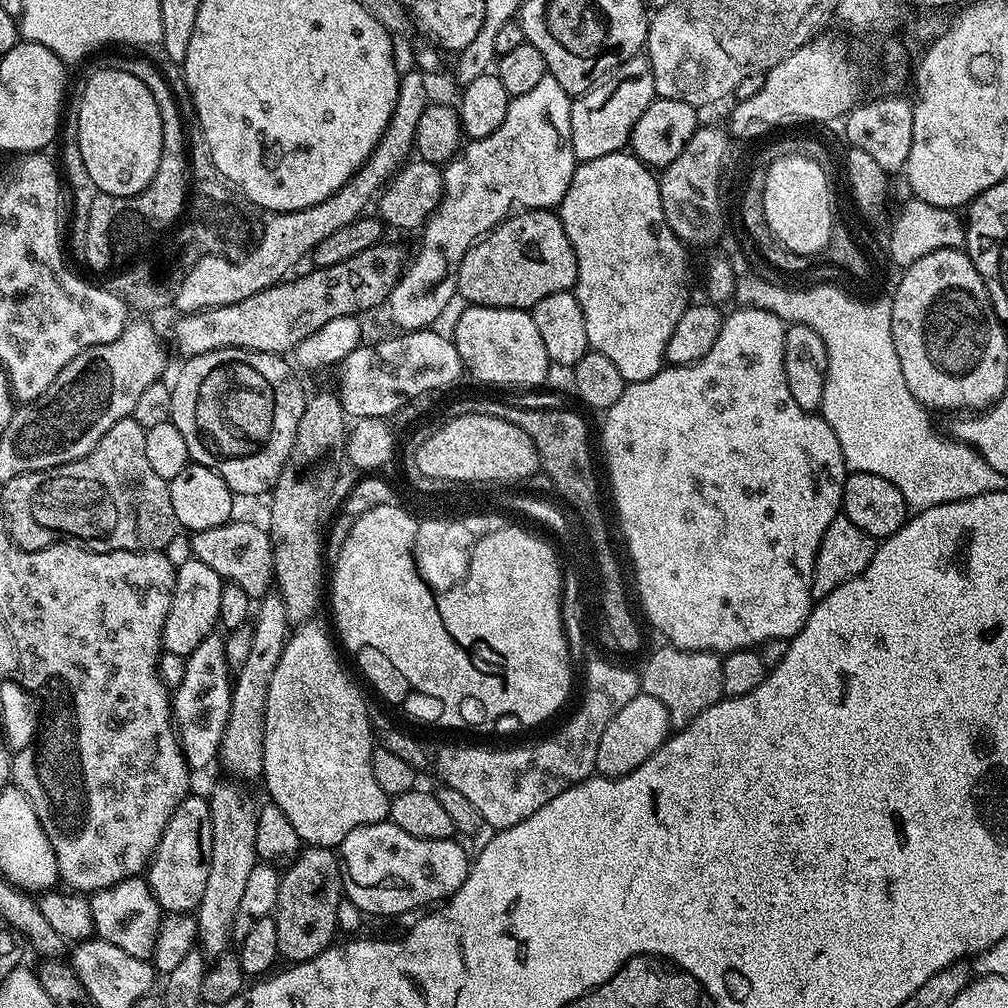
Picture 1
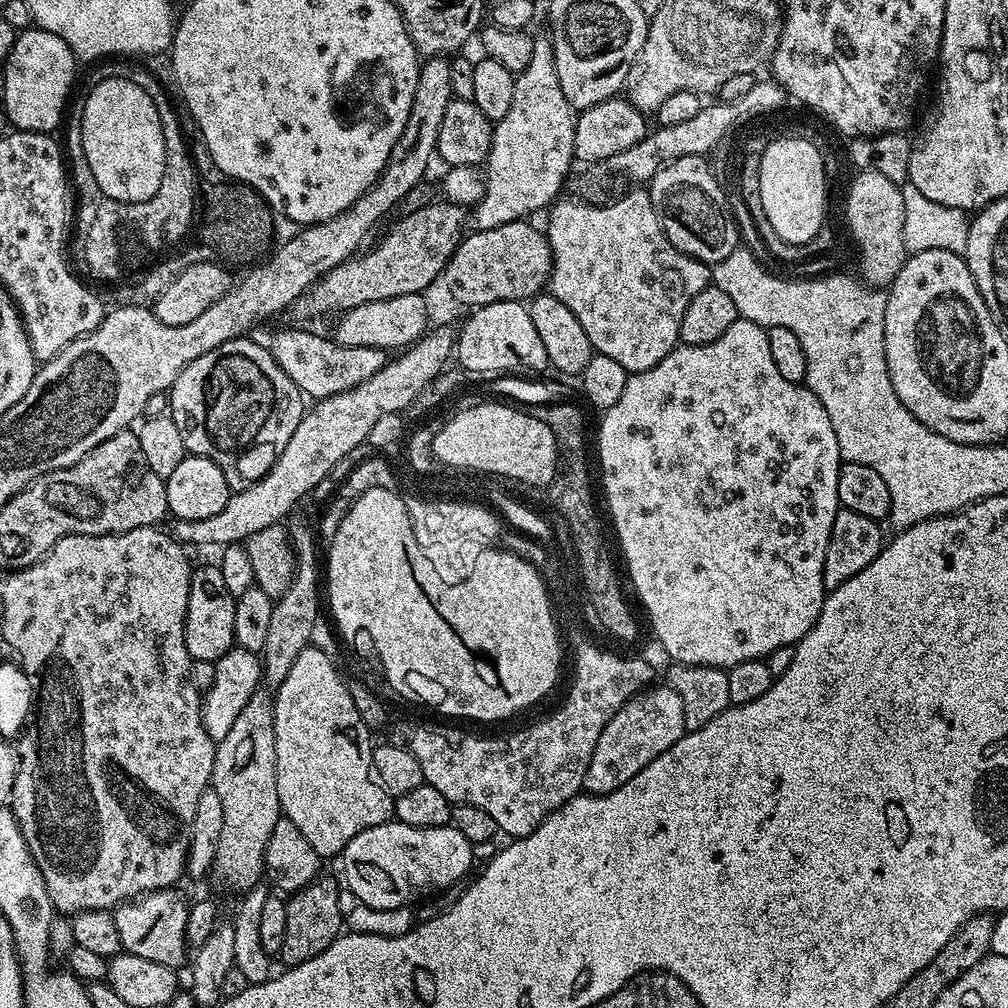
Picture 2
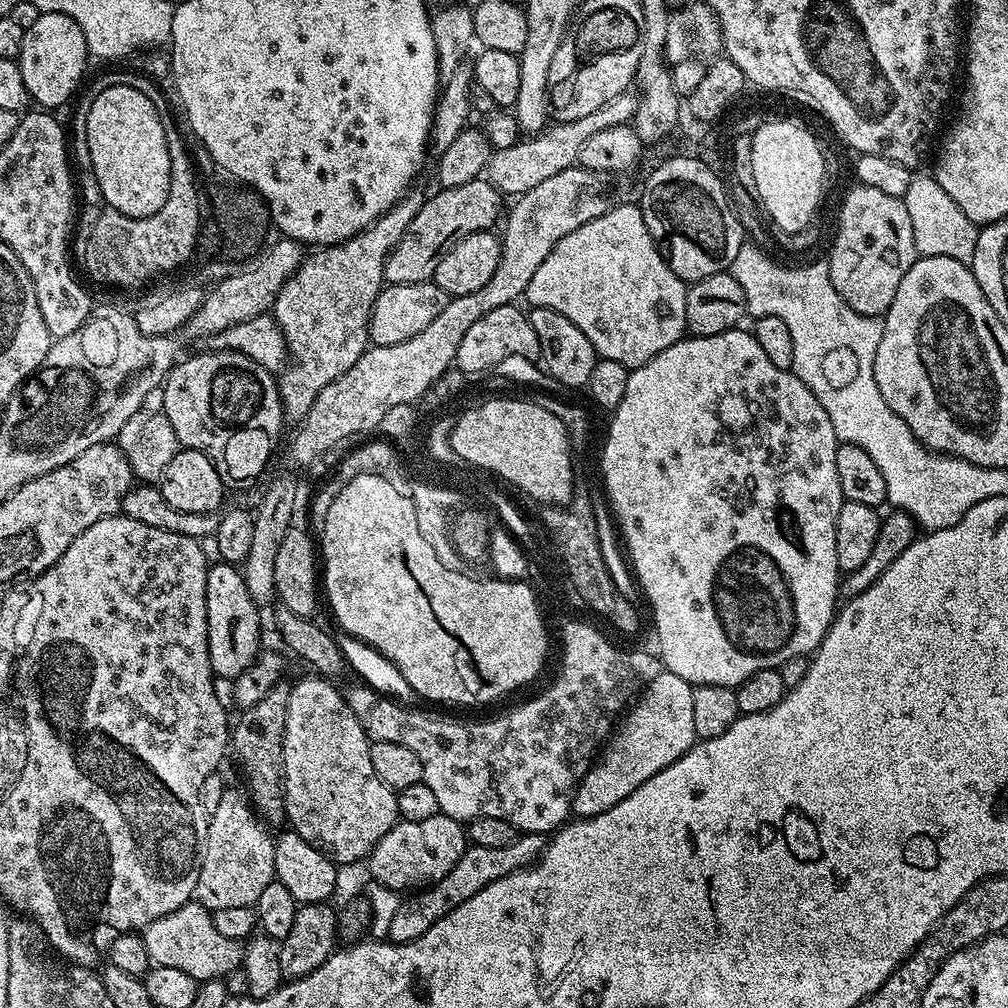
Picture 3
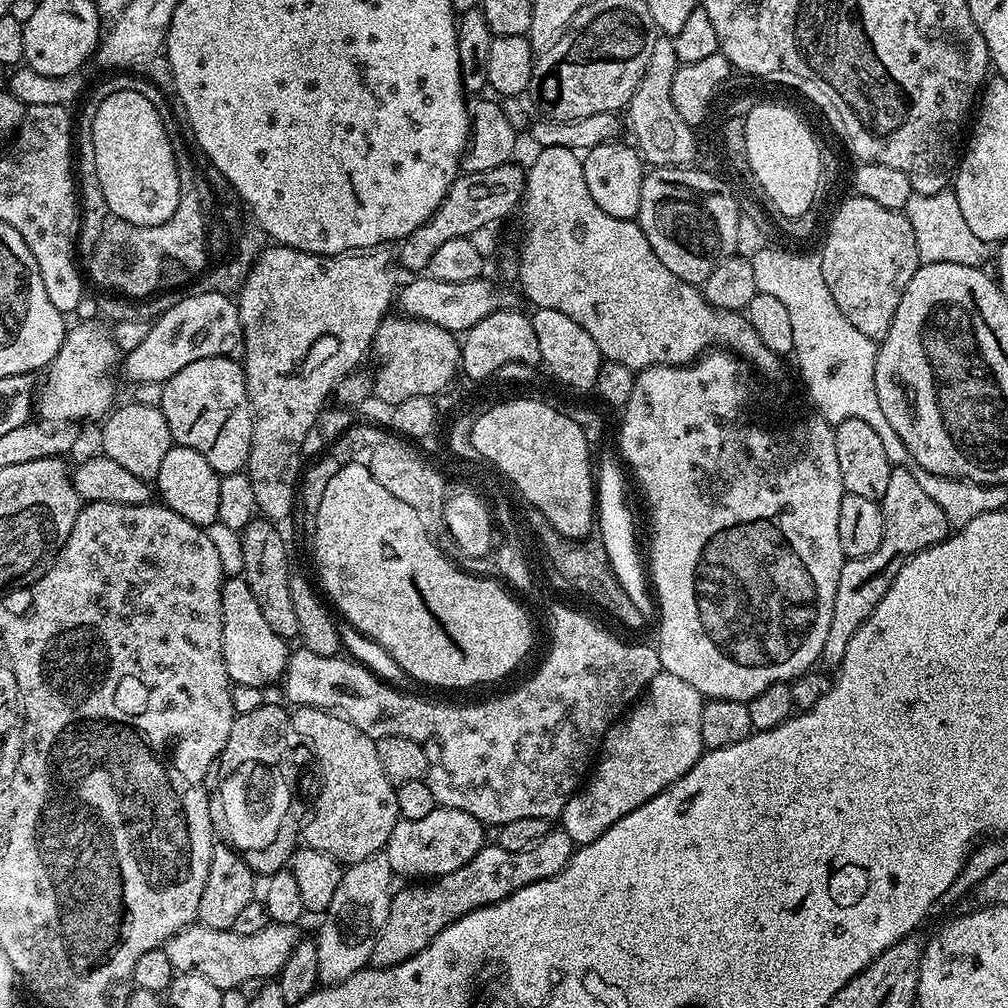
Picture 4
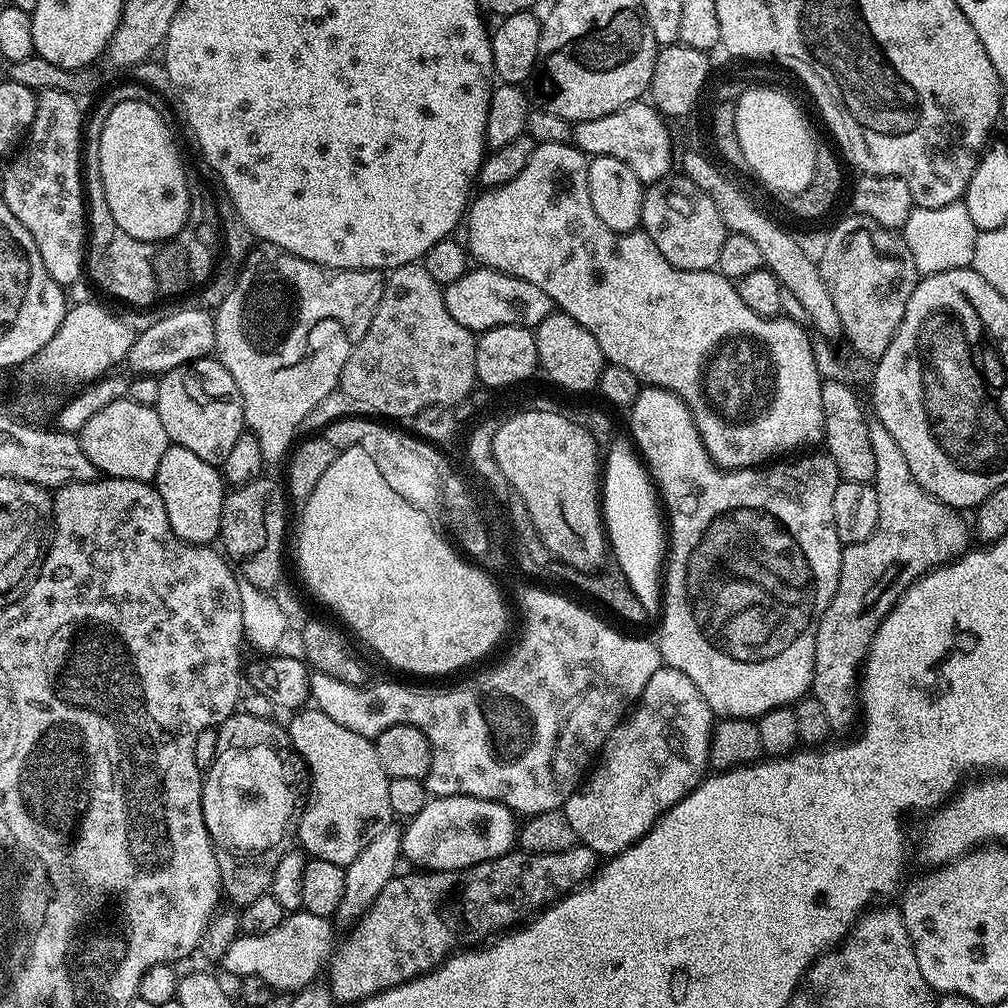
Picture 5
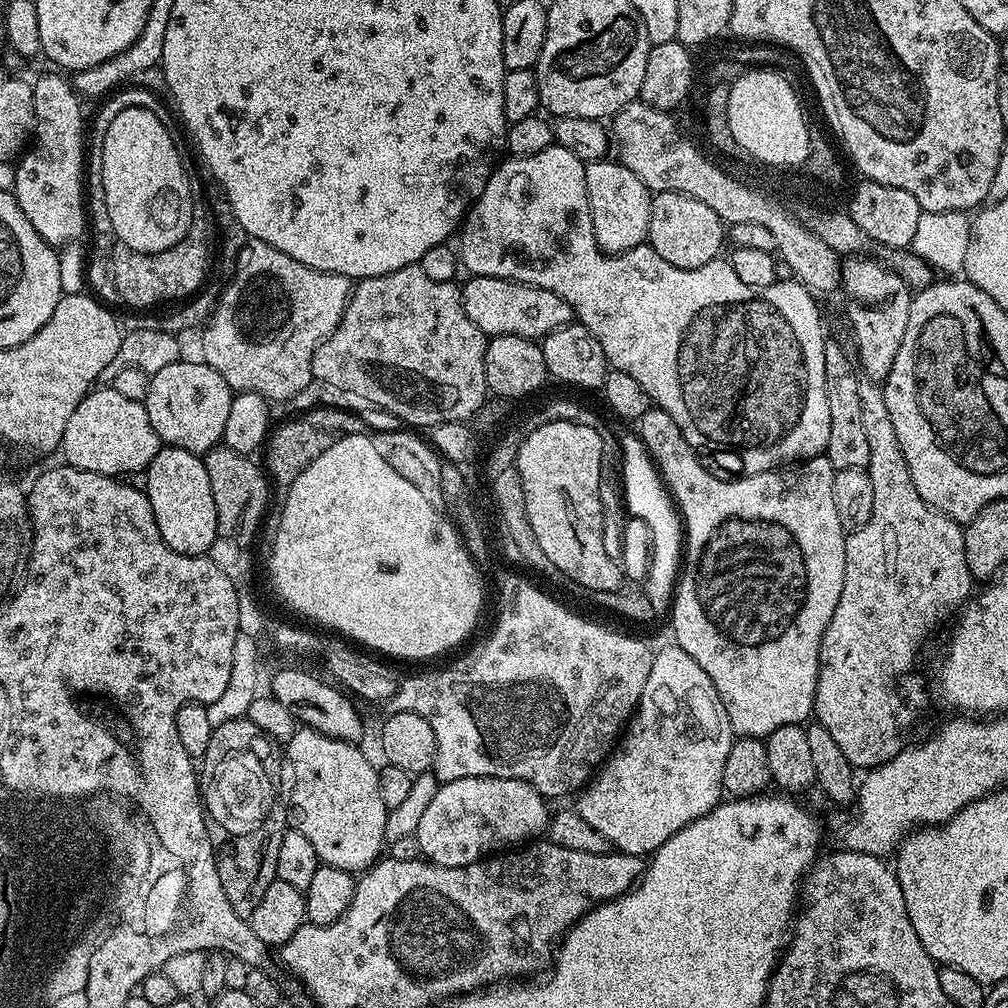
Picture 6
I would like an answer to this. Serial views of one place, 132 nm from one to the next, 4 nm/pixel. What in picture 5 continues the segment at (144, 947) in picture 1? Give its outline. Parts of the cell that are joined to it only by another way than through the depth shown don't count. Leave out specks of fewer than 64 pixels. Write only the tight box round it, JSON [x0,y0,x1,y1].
[222,911,332,994]

